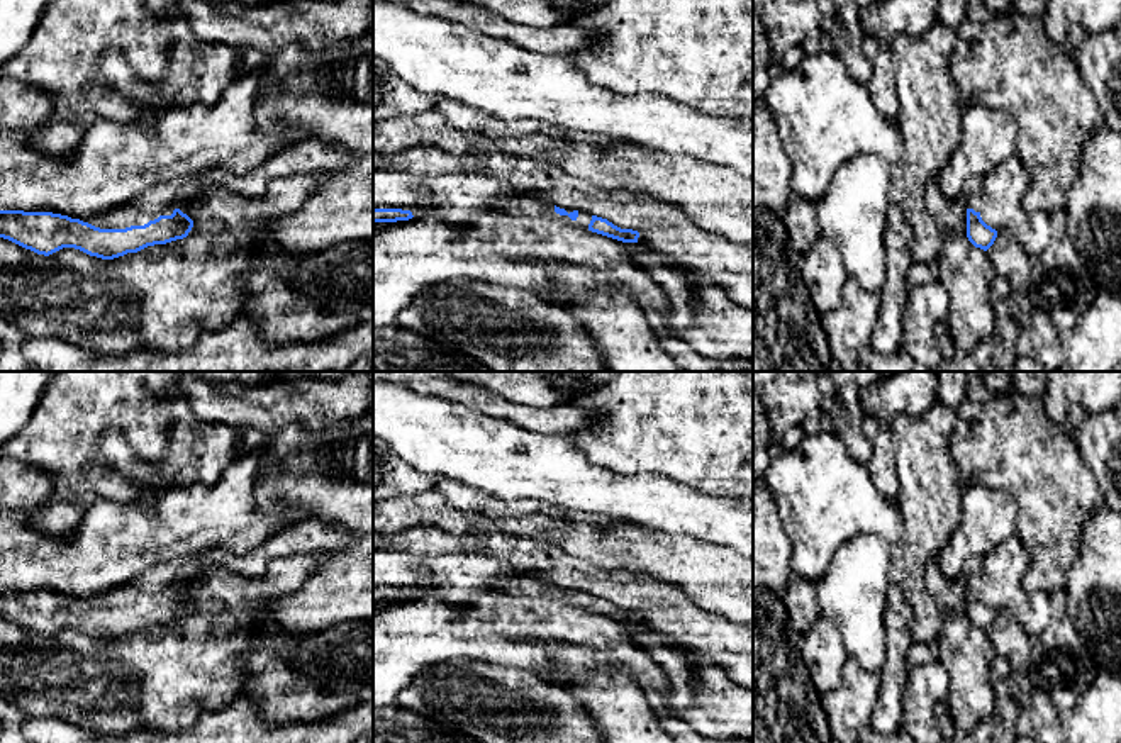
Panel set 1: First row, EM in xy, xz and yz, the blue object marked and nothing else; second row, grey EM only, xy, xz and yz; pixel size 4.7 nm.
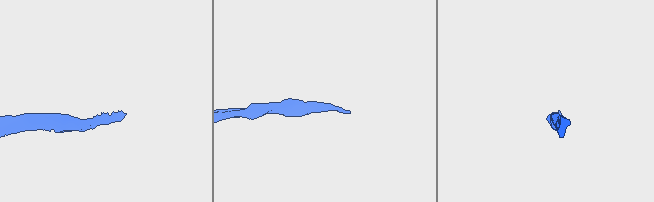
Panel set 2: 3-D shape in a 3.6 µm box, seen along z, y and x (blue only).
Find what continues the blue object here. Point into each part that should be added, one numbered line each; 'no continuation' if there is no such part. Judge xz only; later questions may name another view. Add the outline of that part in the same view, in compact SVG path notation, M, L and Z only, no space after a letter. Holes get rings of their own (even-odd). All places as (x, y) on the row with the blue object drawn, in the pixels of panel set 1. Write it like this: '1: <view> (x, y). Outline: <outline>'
1: xz (518, 206). Outline: M517 195L512 198L502 198L494 202L495 210L504 210L512 215L526 215L527 219L553 219L553 221L561 221L570 226L578 226L583 229L588 229L588 224L592 221L592 215L587 212L578 212L578 217L572 221L568 215L560 215L555 212L555 205L548 204L539 198L531 198L526 195Z

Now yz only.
1: yz (972, 189). Outline: M972 176L963 183L962 198L965 200L967 209L973 209L975 212L982 210L984 204L984 178Z

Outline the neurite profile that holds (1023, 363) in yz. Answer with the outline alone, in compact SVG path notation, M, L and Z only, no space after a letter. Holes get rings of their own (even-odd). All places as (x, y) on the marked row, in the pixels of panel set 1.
M1018 356L1014 366L1016 372L1070 372L1067 365L1062 365L1060 368L1048 368L1026 356Z

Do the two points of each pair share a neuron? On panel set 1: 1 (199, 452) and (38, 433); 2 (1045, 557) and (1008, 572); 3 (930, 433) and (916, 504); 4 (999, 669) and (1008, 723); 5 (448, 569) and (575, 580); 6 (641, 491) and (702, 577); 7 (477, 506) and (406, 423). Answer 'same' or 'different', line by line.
1: same
2: different
3: same
4: same
5: different
6: different
7: different

